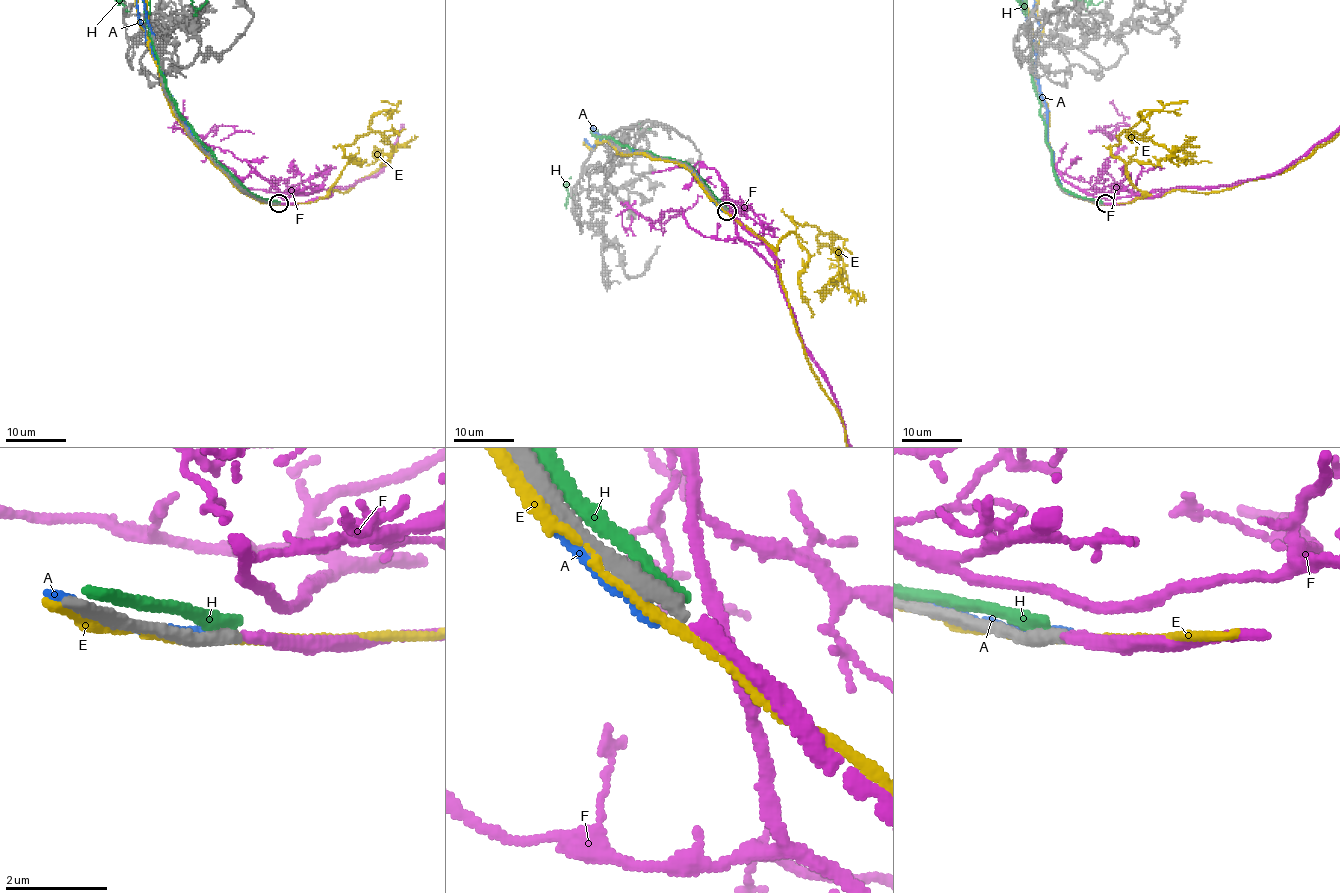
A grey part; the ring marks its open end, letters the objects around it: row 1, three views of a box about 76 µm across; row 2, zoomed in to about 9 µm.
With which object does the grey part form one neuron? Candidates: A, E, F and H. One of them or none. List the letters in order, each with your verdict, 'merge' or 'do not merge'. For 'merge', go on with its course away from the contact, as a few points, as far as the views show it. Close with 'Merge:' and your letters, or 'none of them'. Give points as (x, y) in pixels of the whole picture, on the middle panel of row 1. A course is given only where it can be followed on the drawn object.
A: do not merge
E: do not merge
F: merge
H: do not merge
Merge: F

